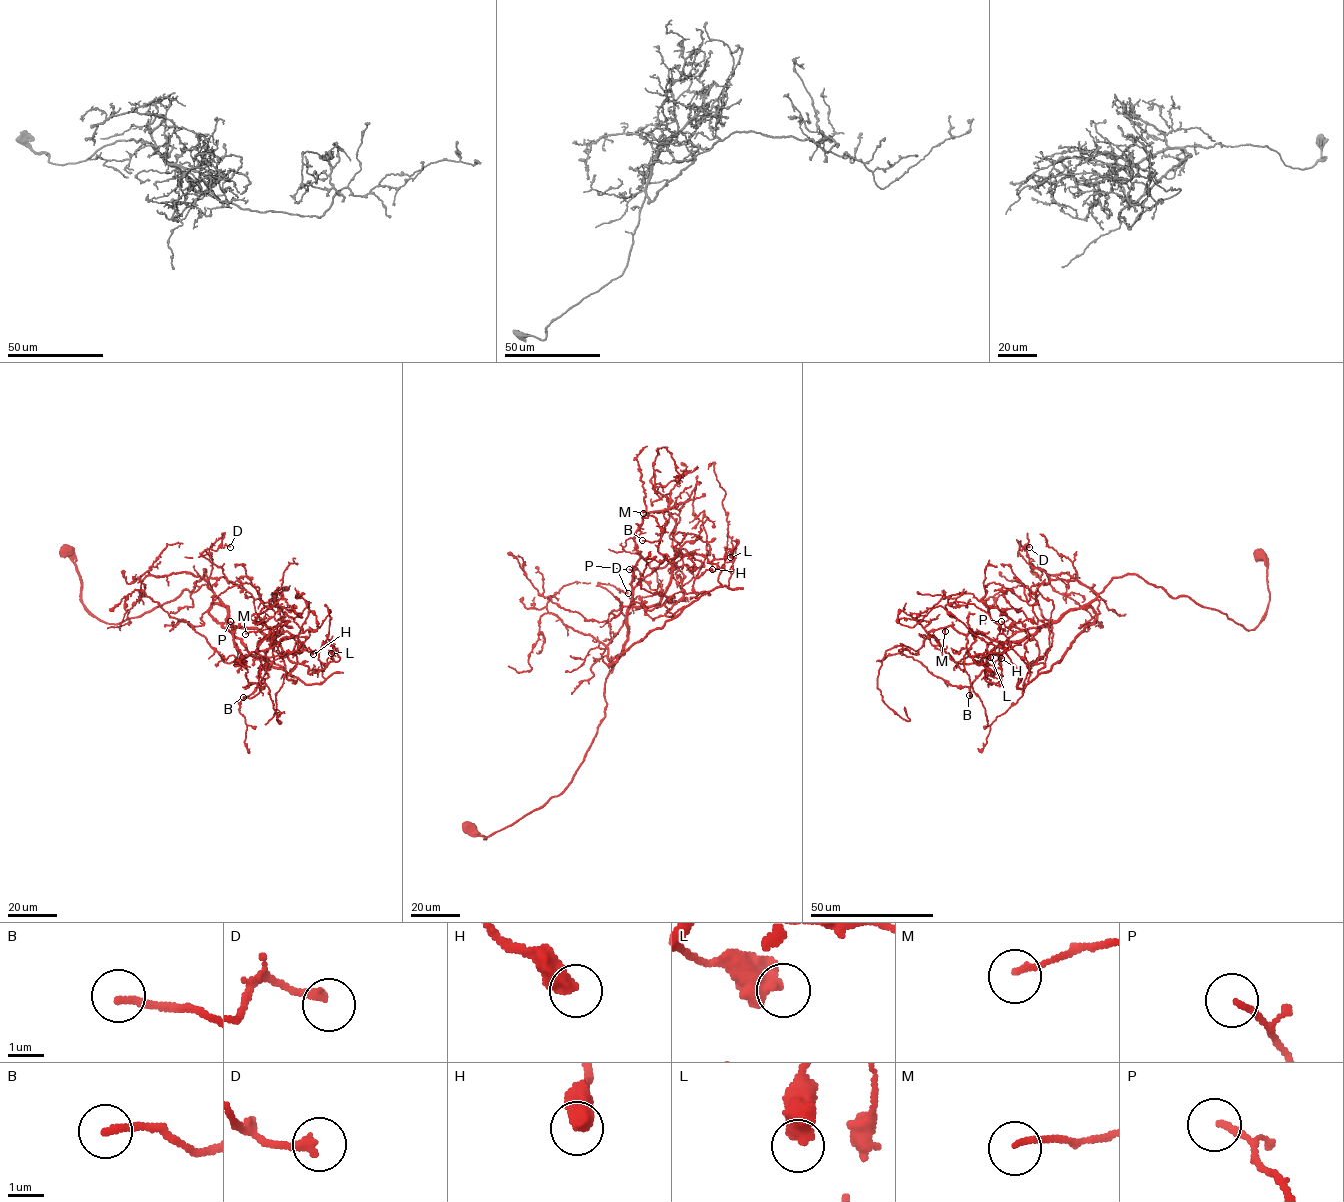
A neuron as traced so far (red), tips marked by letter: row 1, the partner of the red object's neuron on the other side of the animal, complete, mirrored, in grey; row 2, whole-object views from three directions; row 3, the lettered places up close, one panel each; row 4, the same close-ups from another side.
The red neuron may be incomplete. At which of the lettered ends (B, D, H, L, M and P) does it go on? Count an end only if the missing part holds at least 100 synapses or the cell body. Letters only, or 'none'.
none

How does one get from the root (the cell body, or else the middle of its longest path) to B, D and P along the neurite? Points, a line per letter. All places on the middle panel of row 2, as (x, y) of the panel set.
B: (469, 828), (485, 839), (571, 781), (604, 716), (627, 611), (656, 605), (670, 580), (660, 541), (642, 540)
D: (469, 828), (485, 839), (571, 781), (604, 716), (607, 646), (625, 619), (599, 584), (628, 593)
P: (469, 828), (485, 839), (541, 808), (571, 781), (604, 716), (605, 679), (627, 638), (634, 579), (629, 569)

